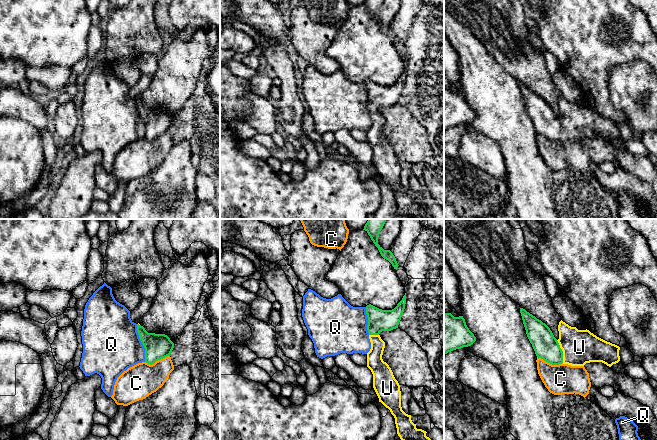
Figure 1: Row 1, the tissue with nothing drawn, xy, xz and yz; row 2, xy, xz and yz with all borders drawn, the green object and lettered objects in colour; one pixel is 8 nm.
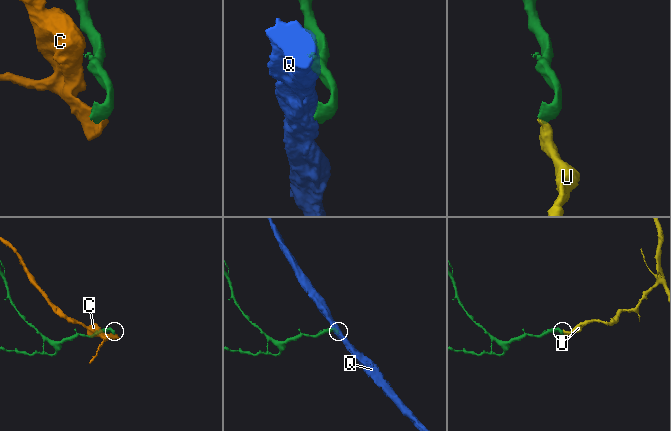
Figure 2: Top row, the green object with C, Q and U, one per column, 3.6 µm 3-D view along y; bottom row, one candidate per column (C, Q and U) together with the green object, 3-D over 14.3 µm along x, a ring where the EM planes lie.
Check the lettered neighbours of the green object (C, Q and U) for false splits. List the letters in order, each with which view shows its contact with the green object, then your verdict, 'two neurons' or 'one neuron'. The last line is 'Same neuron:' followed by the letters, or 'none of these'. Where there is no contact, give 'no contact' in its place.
C: yz | two neurons
Q: xy | two neurons
U: yz | one neuron
Same neuron: U

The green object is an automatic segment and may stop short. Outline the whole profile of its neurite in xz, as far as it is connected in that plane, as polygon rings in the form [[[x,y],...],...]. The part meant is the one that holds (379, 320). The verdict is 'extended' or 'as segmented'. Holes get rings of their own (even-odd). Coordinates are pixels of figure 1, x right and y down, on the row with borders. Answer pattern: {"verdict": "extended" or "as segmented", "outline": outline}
{"verdict": "extended", "outline": [[[406,293],[402,300],[392,310],[382,310],[371,304],[366,306],[366,314],[368,318],[367,330],[369,333],[369,339],[371,342],[371,349],[367,353],[367,367],[373,374],[373,388],[381,402],[386,408],[388,408],[391,414],[395,418],[395,424],[397,428],[397,434],[401,440],[431,440],[426,436],[426,431],[417,429],[416,424],[411,420],[411,415],[406,414],[401,407],[401,391],[398,381],[395,379],[393,372],[389,365],[383,361],[382,355],[385,348],[385,342],[381,339],[380,333],[382,331],[391,331],[398,328],[402,314],[406,304]]]}

